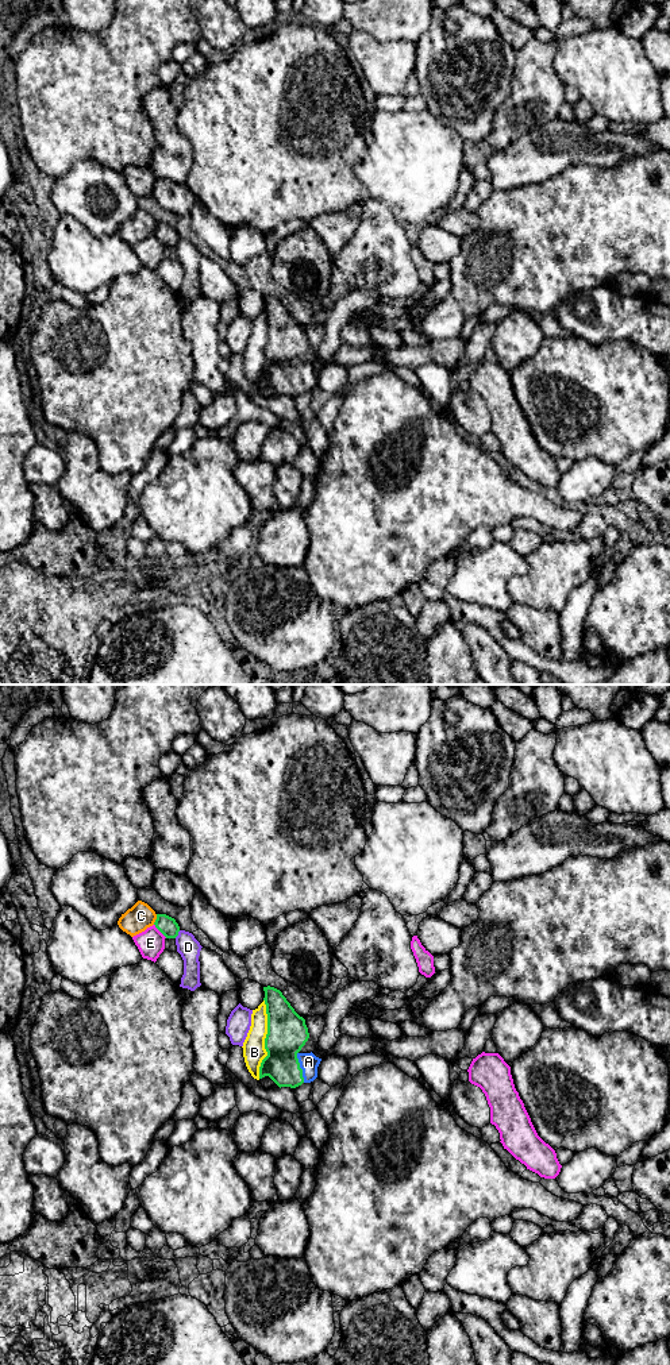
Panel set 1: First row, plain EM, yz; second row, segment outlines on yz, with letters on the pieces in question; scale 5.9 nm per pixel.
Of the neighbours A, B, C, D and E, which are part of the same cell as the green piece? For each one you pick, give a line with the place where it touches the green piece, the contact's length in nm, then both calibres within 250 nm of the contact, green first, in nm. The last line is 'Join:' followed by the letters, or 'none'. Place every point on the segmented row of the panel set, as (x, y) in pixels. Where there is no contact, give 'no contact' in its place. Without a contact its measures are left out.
A: meets green in yz at (299, 1067); contact 190 nm long; 240 nm thick on the green side, 110 nm on the other
Join: A

